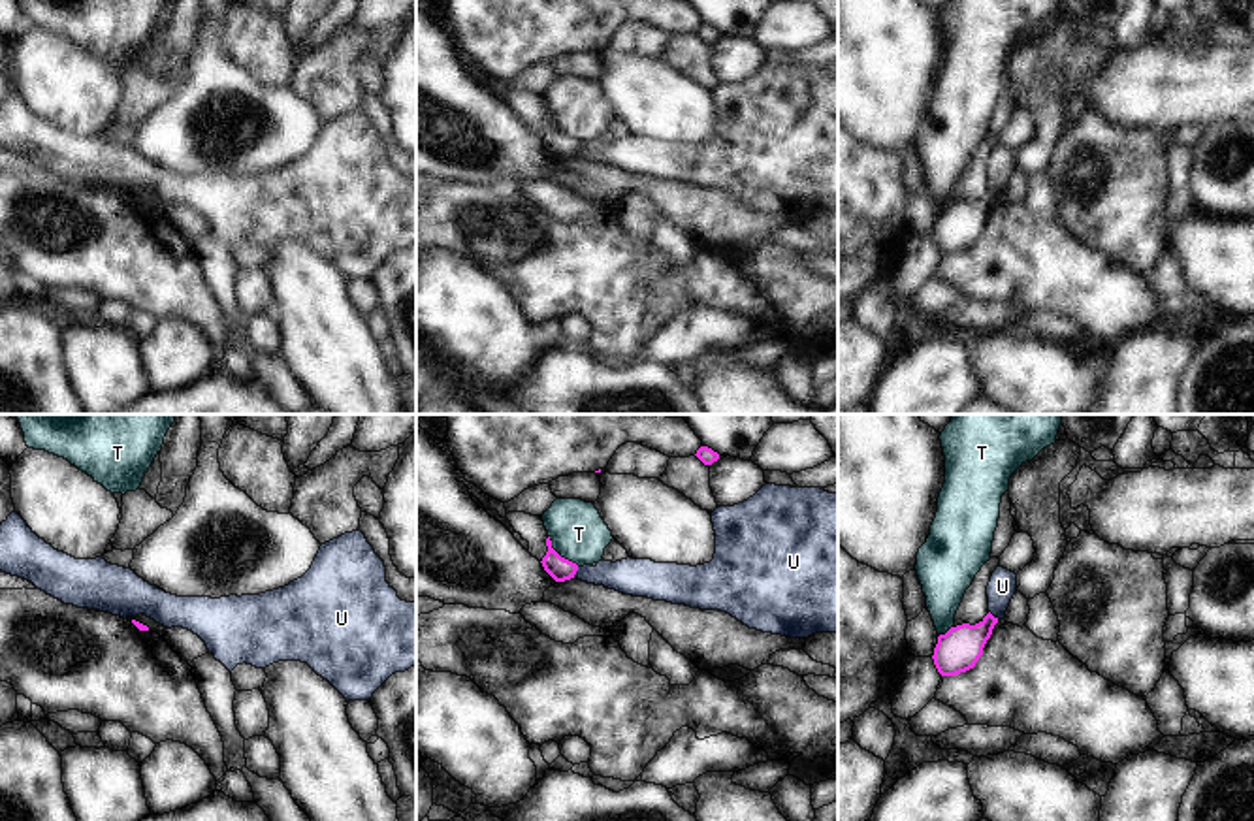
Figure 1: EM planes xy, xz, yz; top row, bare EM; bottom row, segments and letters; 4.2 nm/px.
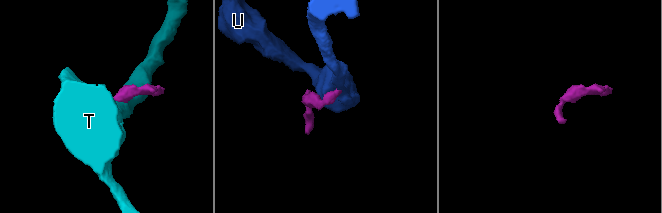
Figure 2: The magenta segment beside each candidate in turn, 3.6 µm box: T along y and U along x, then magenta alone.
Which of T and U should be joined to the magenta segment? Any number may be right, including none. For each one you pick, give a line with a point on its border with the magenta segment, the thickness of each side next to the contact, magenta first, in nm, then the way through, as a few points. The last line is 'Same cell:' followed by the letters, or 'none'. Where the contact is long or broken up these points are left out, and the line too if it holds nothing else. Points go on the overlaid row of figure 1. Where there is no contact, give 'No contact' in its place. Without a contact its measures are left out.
Same cell: none.

